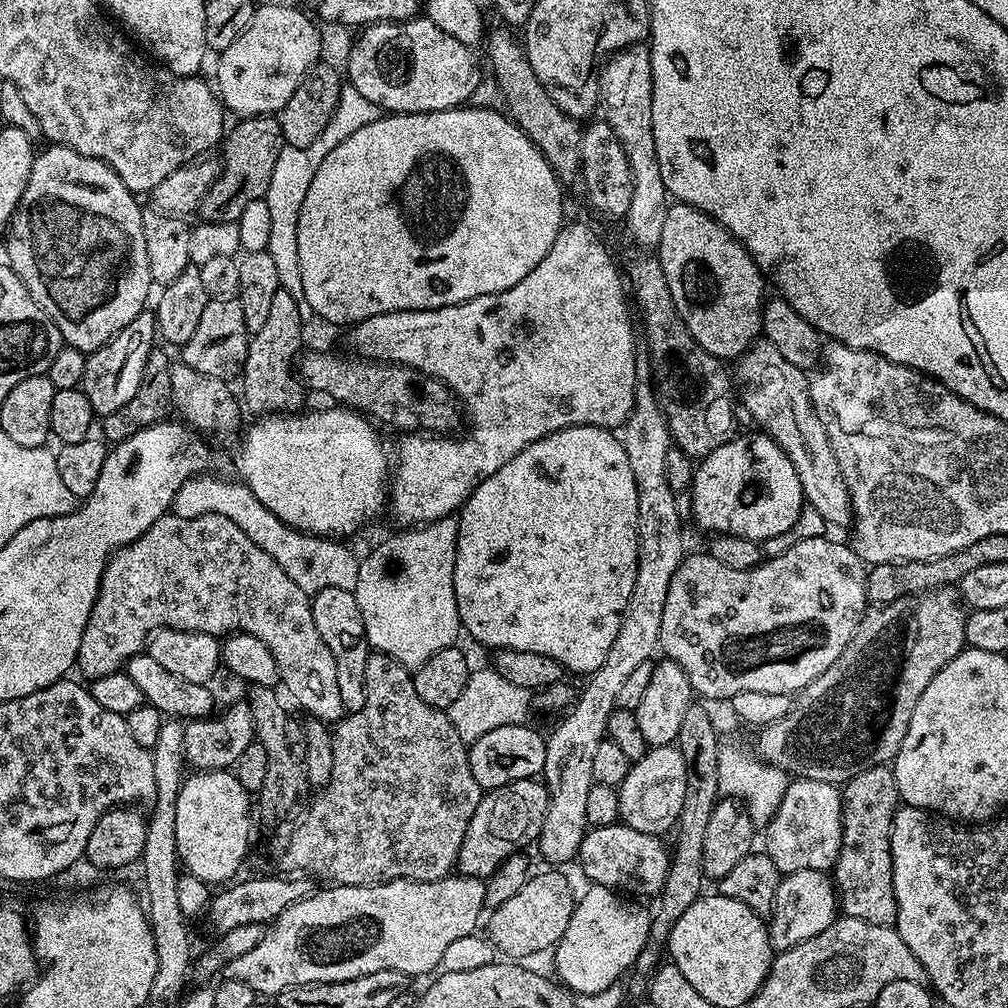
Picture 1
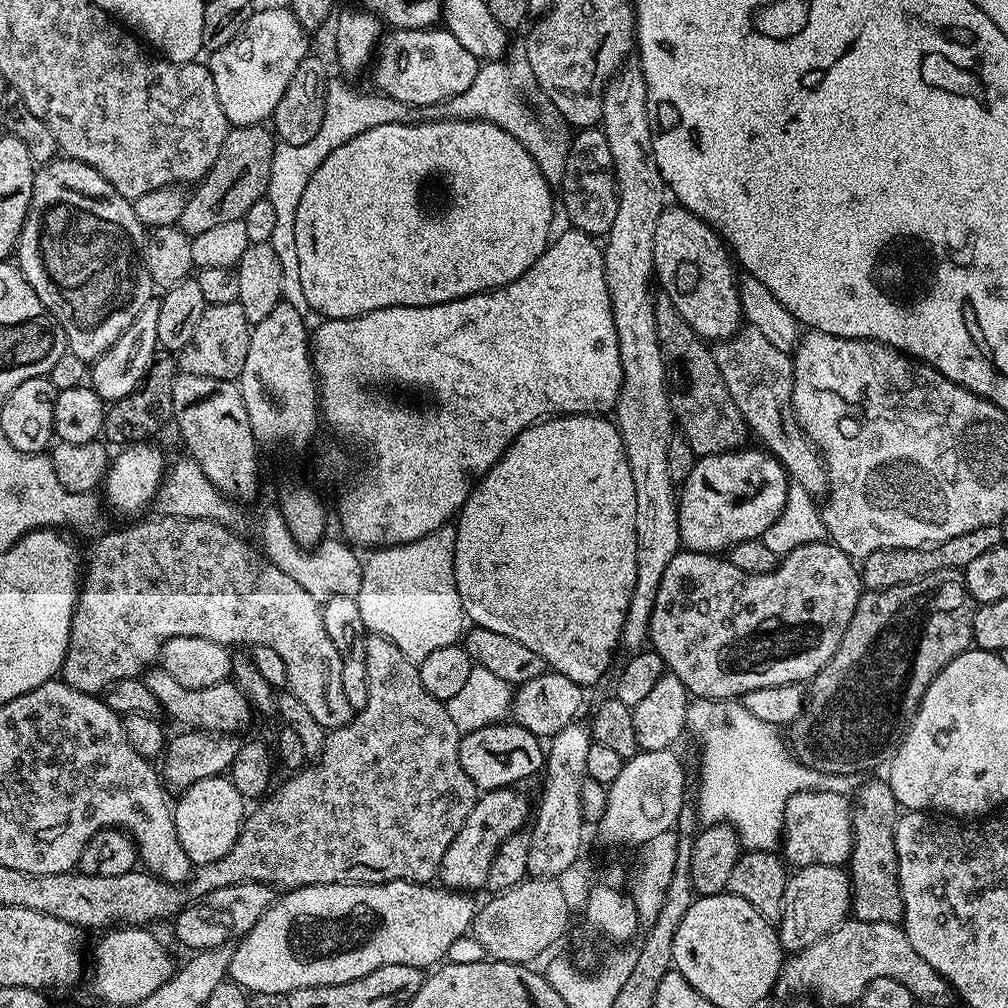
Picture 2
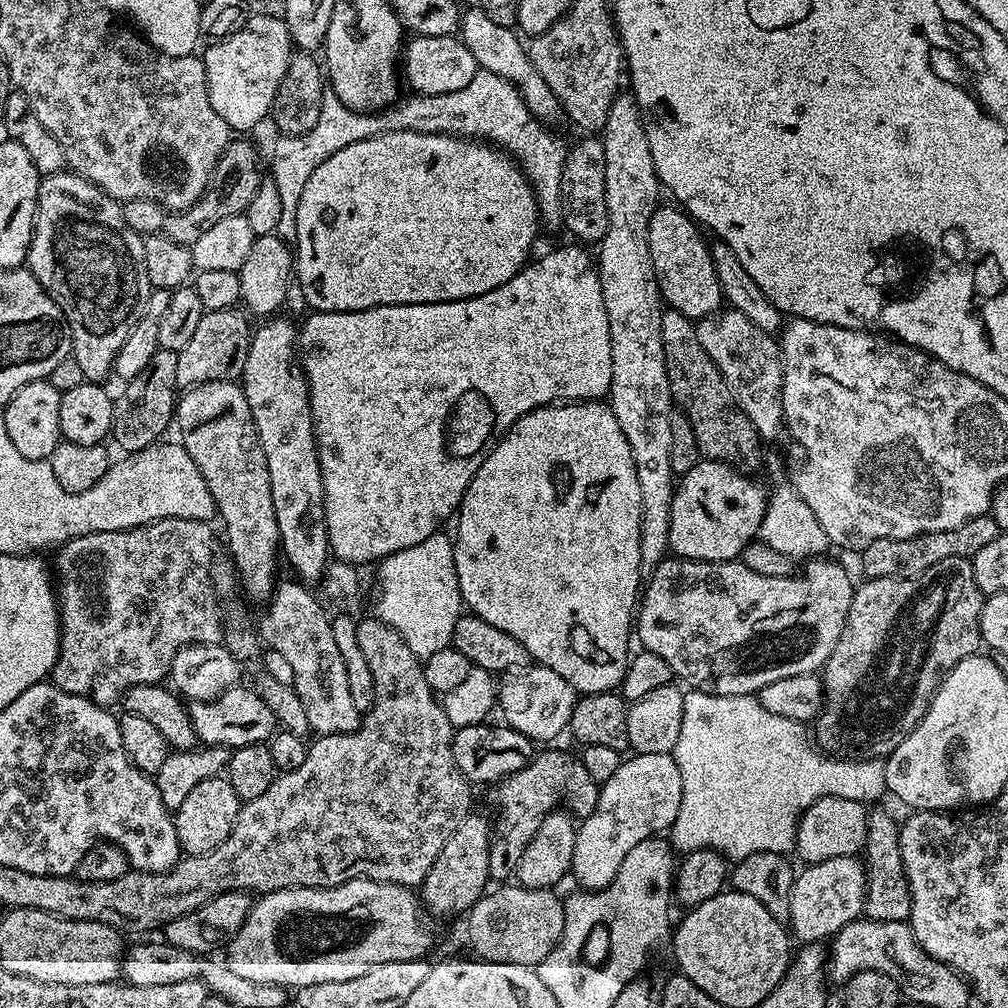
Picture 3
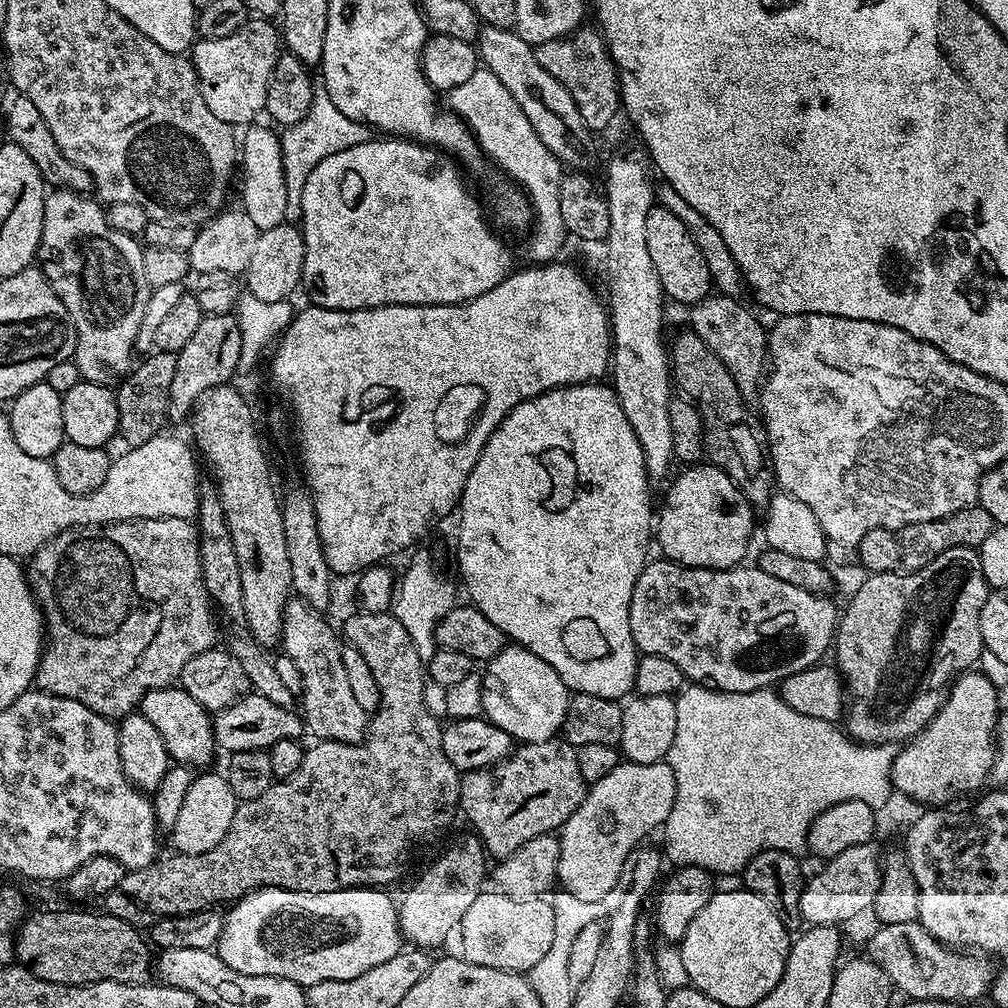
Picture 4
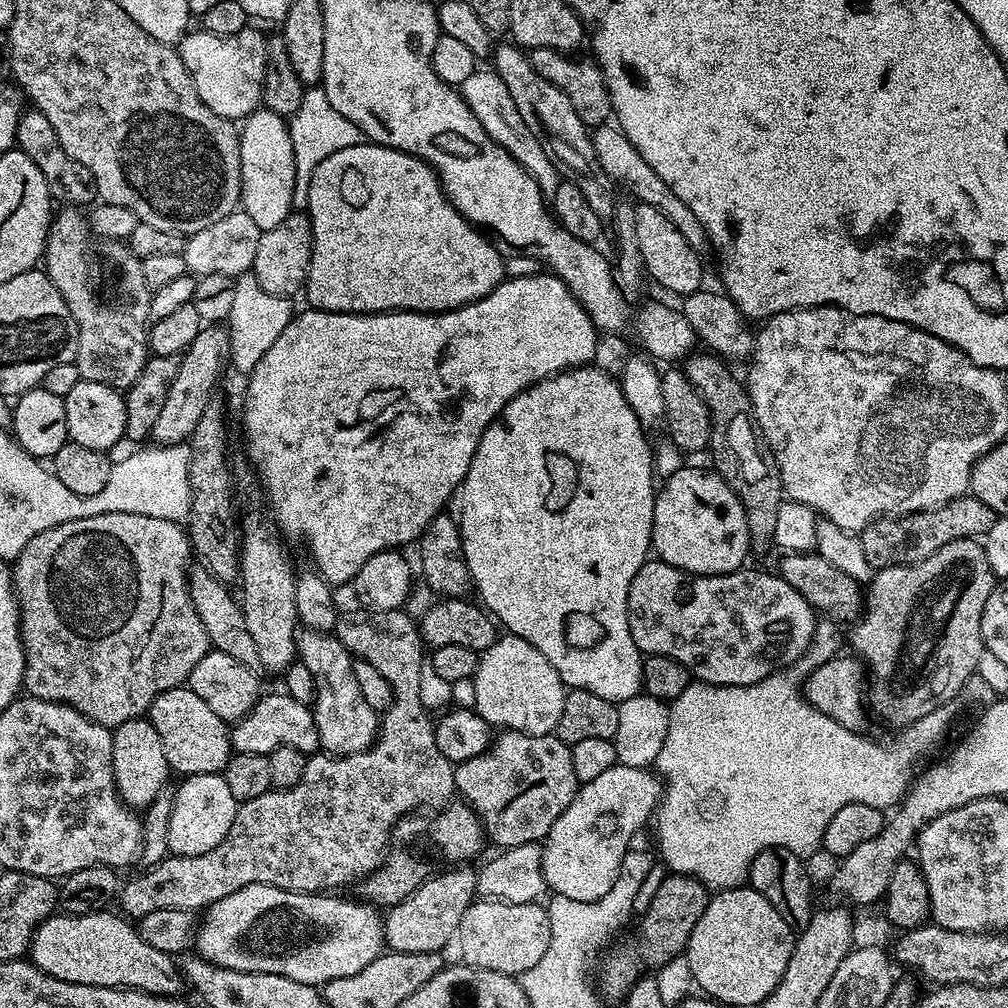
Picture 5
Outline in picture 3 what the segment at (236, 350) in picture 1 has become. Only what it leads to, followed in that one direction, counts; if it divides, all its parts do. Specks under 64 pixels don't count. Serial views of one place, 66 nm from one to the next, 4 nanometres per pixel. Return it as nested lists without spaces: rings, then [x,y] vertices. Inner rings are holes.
[[[227,308],[226,310],[216,310],[205,312],[202,320],[198,322],[198,327],[194,330],[194,335],[190,338],[189,345],[184,346],[177,353],[177,387],[185,388],[194,385],[205,384],[206,381],[237,379],[244,371],[245,358],[248,353],[249,342],[251,340],[252,328],[248,326],[247,315],[238,308]]]

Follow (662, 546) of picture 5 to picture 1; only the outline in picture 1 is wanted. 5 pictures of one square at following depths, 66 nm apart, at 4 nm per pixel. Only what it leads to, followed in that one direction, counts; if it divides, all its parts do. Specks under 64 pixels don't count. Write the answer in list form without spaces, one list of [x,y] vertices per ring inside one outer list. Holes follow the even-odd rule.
[[[751,431],[745,436],[733,435],[695,465],[690,487],[692,516],[709,534],[745,536],[763,542],[793,531],[806,501],[794,462],[769,436]]]

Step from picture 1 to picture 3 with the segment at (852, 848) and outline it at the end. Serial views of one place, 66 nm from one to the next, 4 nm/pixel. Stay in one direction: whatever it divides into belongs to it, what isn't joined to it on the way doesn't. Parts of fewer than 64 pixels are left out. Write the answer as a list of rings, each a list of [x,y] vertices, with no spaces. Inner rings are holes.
[[[869,811],[868,833],[862,853],[864,867],[868,869],[868,885],[864,895],[863,915],[878,922],[905,922],[912,915],[910,886],[902,866],[900,824],[888,812]]]

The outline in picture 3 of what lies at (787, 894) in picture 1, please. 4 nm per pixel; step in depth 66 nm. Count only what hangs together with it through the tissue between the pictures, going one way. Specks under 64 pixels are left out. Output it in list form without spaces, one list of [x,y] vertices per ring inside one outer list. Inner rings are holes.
[[[859,855],[830,858],[799,869],[790,894],[790,932],[800,944],[827,941],[847,924],[861,919],[864,895],[868,885],[868,869]]]

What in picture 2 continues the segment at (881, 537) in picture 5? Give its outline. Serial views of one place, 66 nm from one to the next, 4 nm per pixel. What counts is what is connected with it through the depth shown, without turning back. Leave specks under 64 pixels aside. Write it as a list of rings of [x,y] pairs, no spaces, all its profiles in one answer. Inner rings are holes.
[[[1000,524],[982,526],[978,530],[970,530],[970,534],[962,534],[958,538],[950,538],[944,544],[937,544],[926,548],[891,548],[890,550],[878,550],[870,554],[859,565],[860,582],[865,589],[880,592],[883,588],[893,588],[899,584],[909,584],[915,580],[921,580],[923,576],[934,574],[943,568],[967,568],[974,558],[986,554],[988,550],[1001,547],[1004,536],[1003,527]]]

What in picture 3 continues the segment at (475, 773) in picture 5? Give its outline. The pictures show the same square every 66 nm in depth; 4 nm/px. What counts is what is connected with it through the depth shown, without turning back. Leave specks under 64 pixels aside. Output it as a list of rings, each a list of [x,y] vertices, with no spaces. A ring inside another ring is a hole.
[[[552,748],[549,752],[537,751],[529,764],[522,766],[514,774],[497,780],[487,789],[488,800],[496,807],[494,831],[490,842],[490,862],[488,874],[493,881],[508,882],[517,875],[522,862],[522,853],[542,826],[542,822],[561,807],[573,817],[583,818],[594,812],[594,806],[600,797],[600,785],[590,778],[583,759],[571,756],[568,752],[559,752]]]

